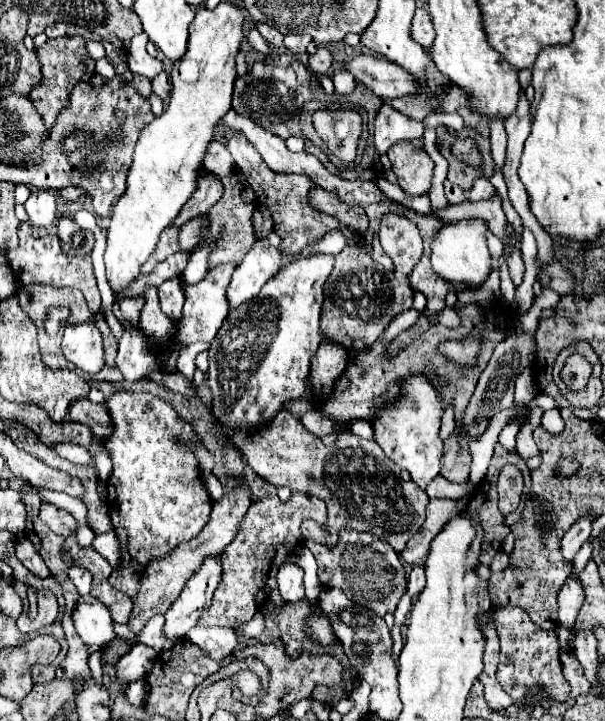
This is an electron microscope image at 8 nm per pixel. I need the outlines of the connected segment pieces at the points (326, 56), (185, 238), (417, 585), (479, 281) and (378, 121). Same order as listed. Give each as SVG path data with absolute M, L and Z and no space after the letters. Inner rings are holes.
M318 47L318 51L308 57L308 67L316 75L328 73L330 65L332 65L332 55L330 55L330 51L326 47Z
M204 215L202 217L194 217L194 221L188 221L186 225L182 225L180 231L180 247L186 251L192 251L194 245L200 243L202 239L202 225L206 225Z
M414 565L414 569L408 575L408 595L416 597L424 589L424 565Z
M480 219L474 221L454 221L454 225L446 225L432 243L432 269L450 283L468 283L470 287L482 287L492 271L492 257L486 247L486 223Z
M382 105L374 122L374 147L379 154L386 154L390 145L394 145L396 141L422 137L425 126L436 128L436 125L446 125L445 119L447 126L456 132L465 127L463 118L457 113L432 114L424 121L416 121L392 109L390 105Z

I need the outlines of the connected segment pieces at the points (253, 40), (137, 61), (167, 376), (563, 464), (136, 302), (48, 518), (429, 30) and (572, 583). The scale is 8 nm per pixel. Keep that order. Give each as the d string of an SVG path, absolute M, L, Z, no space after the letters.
M252 29L250 33L248 33L248 43L256 49L256 51L260 51L260 53L264 53L264 55L268 55L268 53L272 53L274 49L272 49L272 45L266 41L266 39L262 39L260 37L260 33L256 31L256 29Z
M146 33L134 35L134 41L130 41L130 49L128 49L128 67L132 73L140 73L152 79L162 71L162 63L156 57L148 55L146 43L148 43Z
M156 371L156 373L150 373L150 379L154 379L158 385L168 387L168 389L174 391L174 393L180 393L180 395L186 395L186 397L194 397L194 395L196 395L196 391L190 389L190 385L186 383L186 379L184 379L180 373Z
M562 459L562 461L558 461L558 465L556 465L556 475L558 475L558 477L574 475L574 473L578 471L578 465L580 465L580 461L574 461L574 459Z
M126 297L114 303L112 313L126 329L134 329L138 325L138 315L142 305L144 305L144 297Z
M44 503L44 505L40 507L40 515L38 515L38 517L40 517L42 523L44 523L50 531L54 531L56 535L70 537L70 533L76 533L76 529L78 529L76 519L74 519L68 511L58 509L56 505L50 505L50 503Z
M417 8L416 15L412 19L412 37L414 37L414 41L420 43L428 51L432 47L435 36L432 19L430 19L428 11L424 8Z
M570 573L566 583L562 585L562 589L558 593L558 621L564 627L572 629L582 603L584 603L582 583L578 577L574 577L574 573Z

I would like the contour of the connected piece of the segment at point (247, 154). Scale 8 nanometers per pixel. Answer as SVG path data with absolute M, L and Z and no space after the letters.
M236 133L234 139L230 139L226 145L228 151L232 153L238 169L248 177L250 181L250 187L254 189L254 193L258 195L258 201L270 209L272 217L274 217L274 233L280 235L282 243L280 243L280 251L284 257L288 259L294 259L300 249L308 243L316 243L320 239L324 239L324 235L328 231L334 231L338 229L344 239L346 239L346 245L358 245L362 241L362 237L352 231L348 225L342 225L338 223L334 217L314 209L308 201L308 193L310 189L314 187L314 183L310 183L310 177L304 177L304 175L286 175L286 173L274 173L264 161L262 157L258 155L258 151L254 149L254 145L250 145L250 141L242 135L242 133Z

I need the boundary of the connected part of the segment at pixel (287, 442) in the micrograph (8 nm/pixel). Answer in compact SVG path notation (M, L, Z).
M280 411L266 431L256 437L234 433L234 443L242 449L246 463L258 477L274 487L288 487L290 491L320 497L326 503L326 525L302 523L304 539L332 543L336 541L338 531L348 527L354 531L368 531L378 539L388 541L396 553L402 553L426 519L428 495L412 481L400 479L398 465L386 459L376 441L340 433L338 441L332 447L326 447L320 439L310 435L290 411Z

